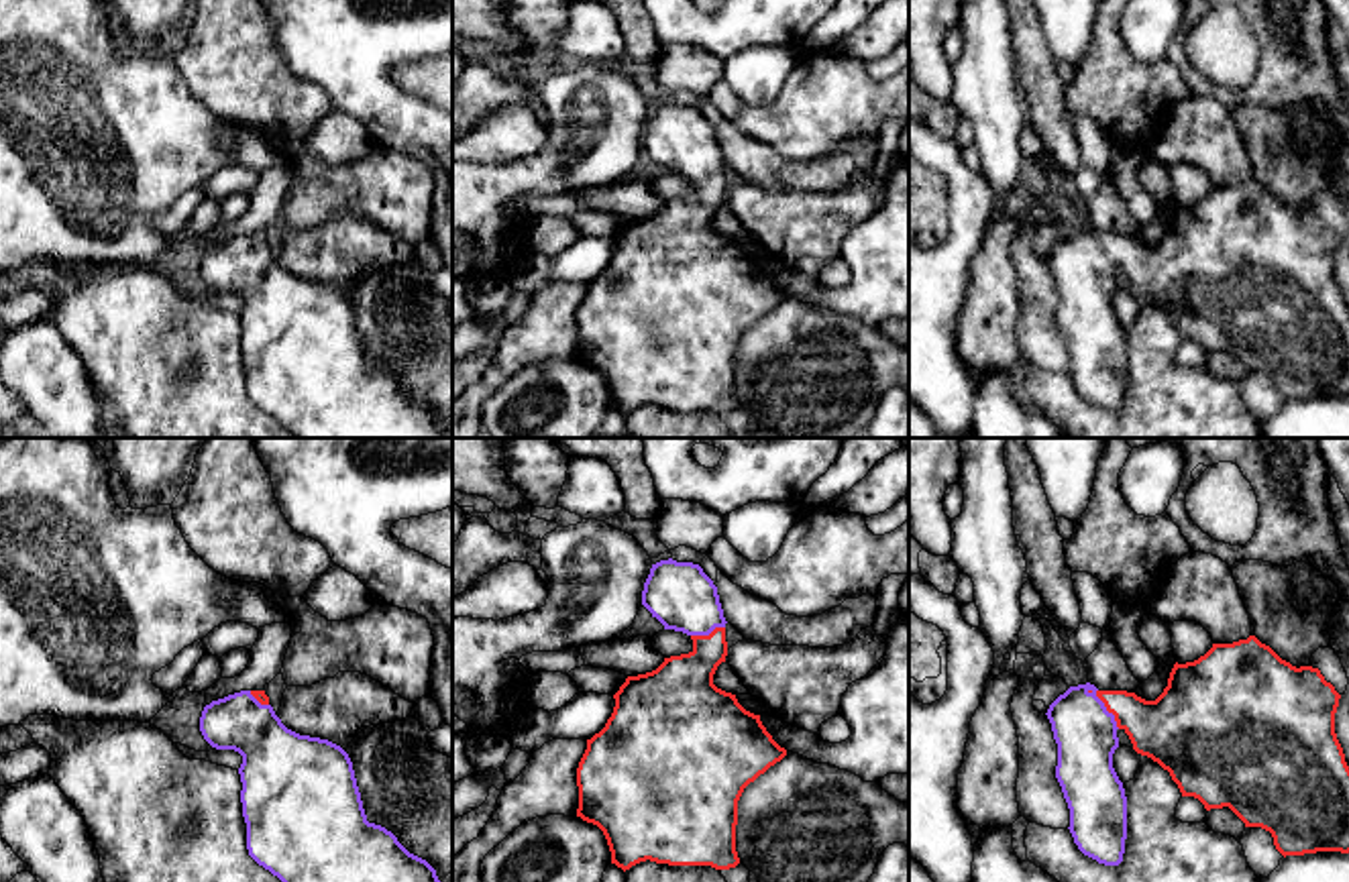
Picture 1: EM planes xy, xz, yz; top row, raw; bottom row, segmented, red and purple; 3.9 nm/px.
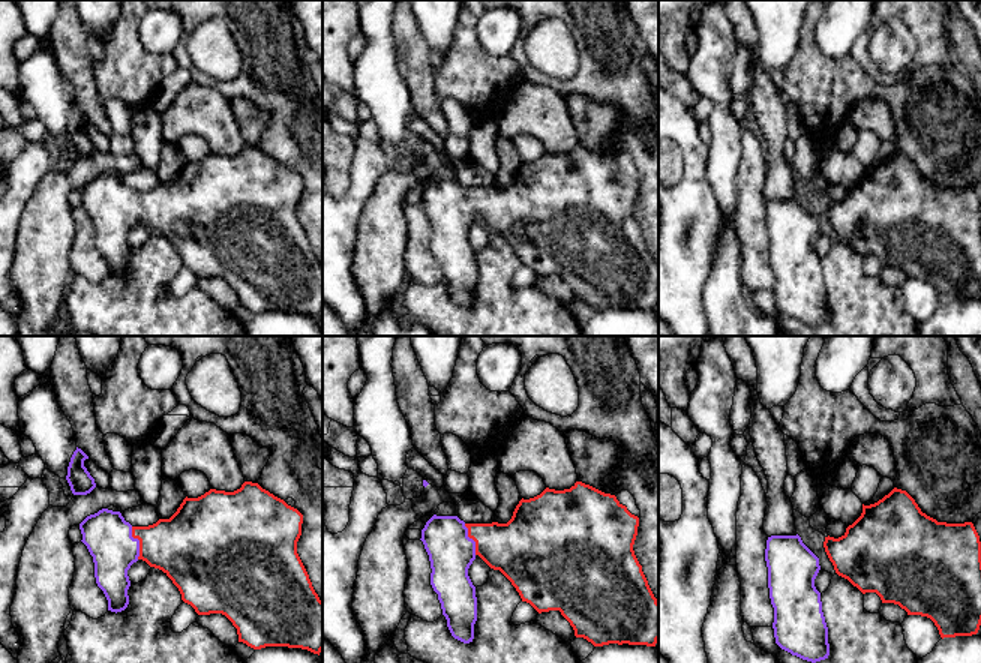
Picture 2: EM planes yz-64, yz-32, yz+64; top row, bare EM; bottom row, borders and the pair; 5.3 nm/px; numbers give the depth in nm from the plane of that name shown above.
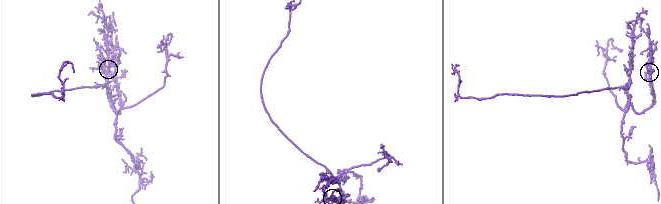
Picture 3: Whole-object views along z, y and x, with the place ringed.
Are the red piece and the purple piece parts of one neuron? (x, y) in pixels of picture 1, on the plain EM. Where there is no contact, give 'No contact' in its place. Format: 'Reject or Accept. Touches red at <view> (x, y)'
Accept. Touches red at yz (1105, 249)

